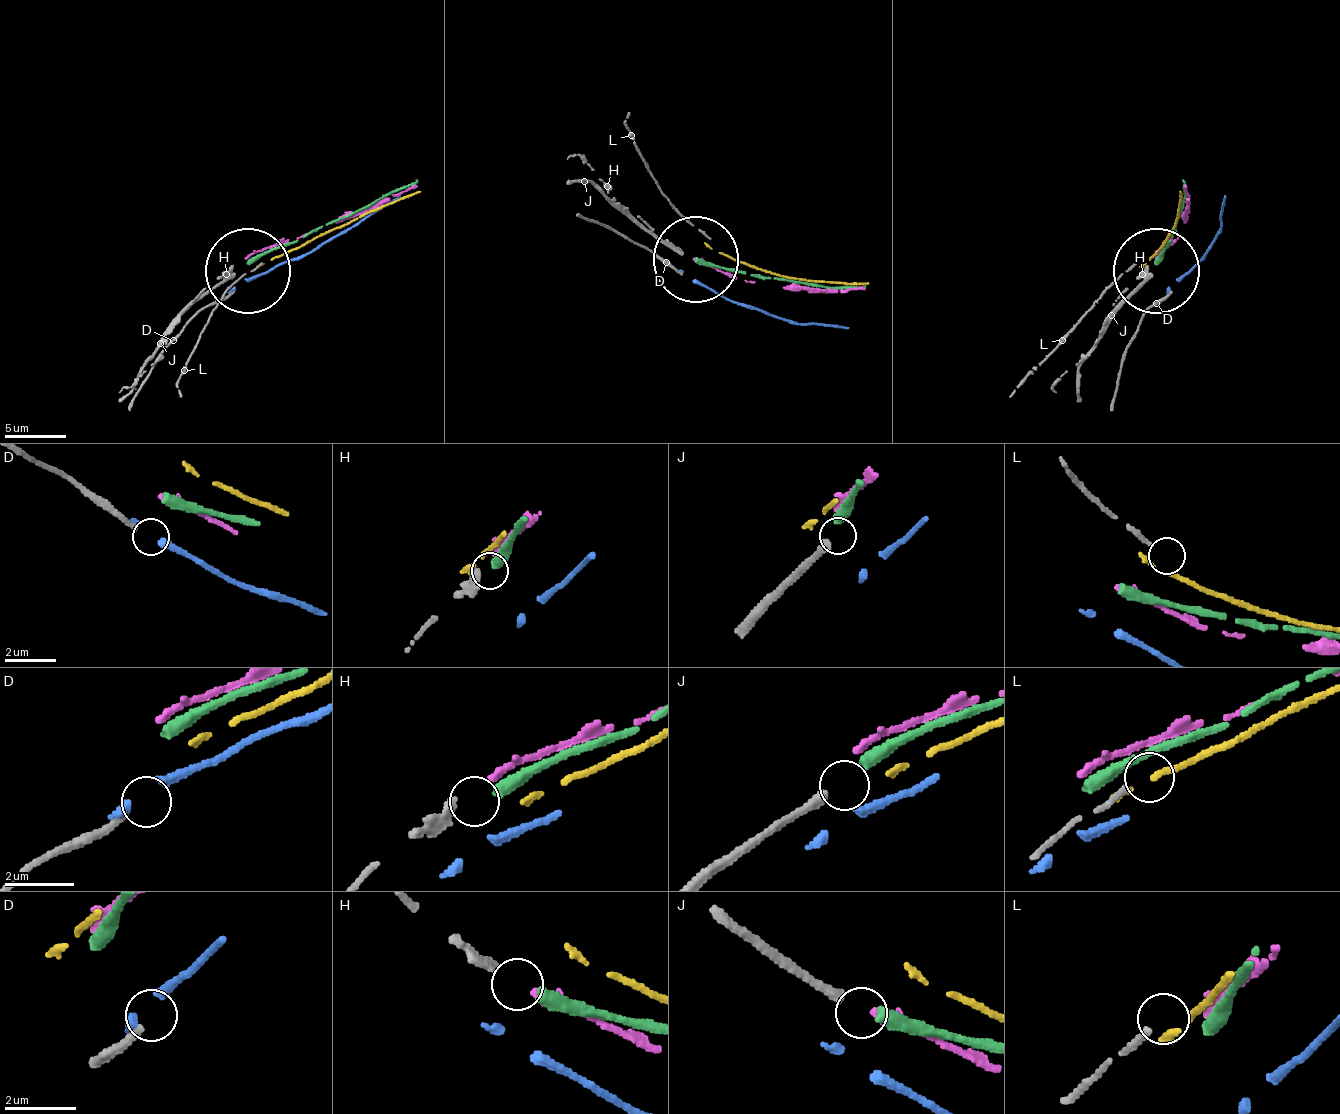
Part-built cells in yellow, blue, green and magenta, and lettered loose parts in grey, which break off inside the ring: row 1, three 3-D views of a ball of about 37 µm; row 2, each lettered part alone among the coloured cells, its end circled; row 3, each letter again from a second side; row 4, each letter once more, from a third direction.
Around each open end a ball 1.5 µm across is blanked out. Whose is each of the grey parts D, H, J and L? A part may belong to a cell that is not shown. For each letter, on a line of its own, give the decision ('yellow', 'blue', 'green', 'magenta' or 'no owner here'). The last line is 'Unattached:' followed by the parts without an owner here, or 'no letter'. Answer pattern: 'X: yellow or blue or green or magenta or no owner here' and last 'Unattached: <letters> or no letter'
D: no owner here
H: magenta
J: green
L: no owner here
Unattached: D, L

